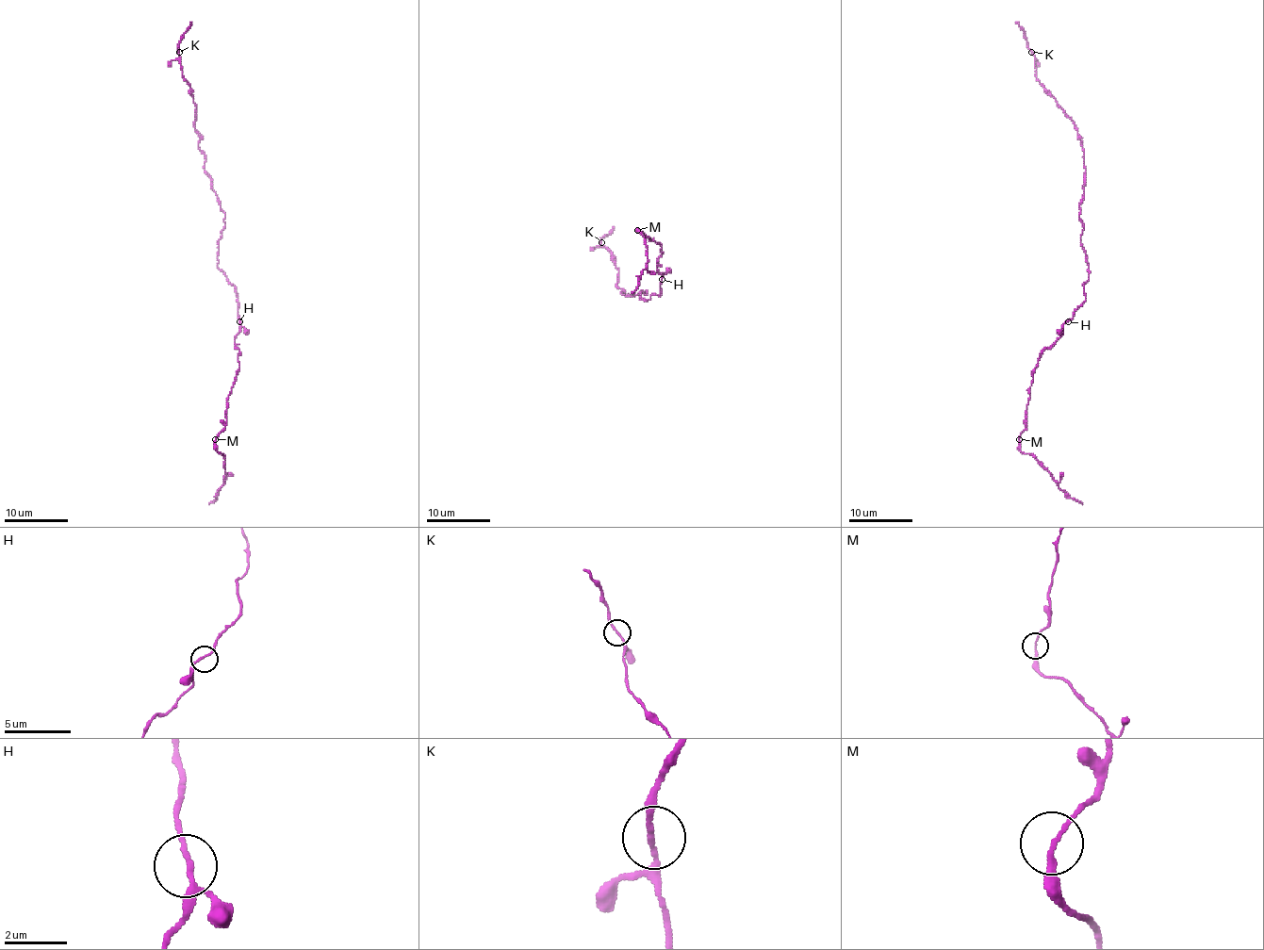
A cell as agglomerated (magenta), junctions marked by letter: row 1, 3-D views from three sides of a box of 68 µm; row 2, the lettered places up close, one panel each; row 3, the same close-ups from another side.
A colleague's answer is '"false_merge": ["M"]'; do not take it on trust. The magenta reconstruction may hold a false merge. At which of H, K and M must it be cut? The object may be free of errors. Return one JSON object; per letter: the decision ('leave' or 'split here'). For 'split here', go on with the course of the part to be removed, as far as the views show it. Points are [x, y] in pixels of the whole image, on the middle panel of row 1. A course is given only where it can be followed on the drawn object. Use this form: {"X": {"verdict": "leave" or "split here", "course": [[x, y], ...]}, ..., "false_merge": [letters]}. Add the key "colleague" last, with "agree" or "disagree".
{"H": {"verdict": "leave"}, "K": {"verdict": "leave"}, "M": {"verdict": "split here", "course": [[638, 230], [648, 247], [648, 266], [632, 293]]}, "false_merge": ["M"], "colleague": "agree"}

